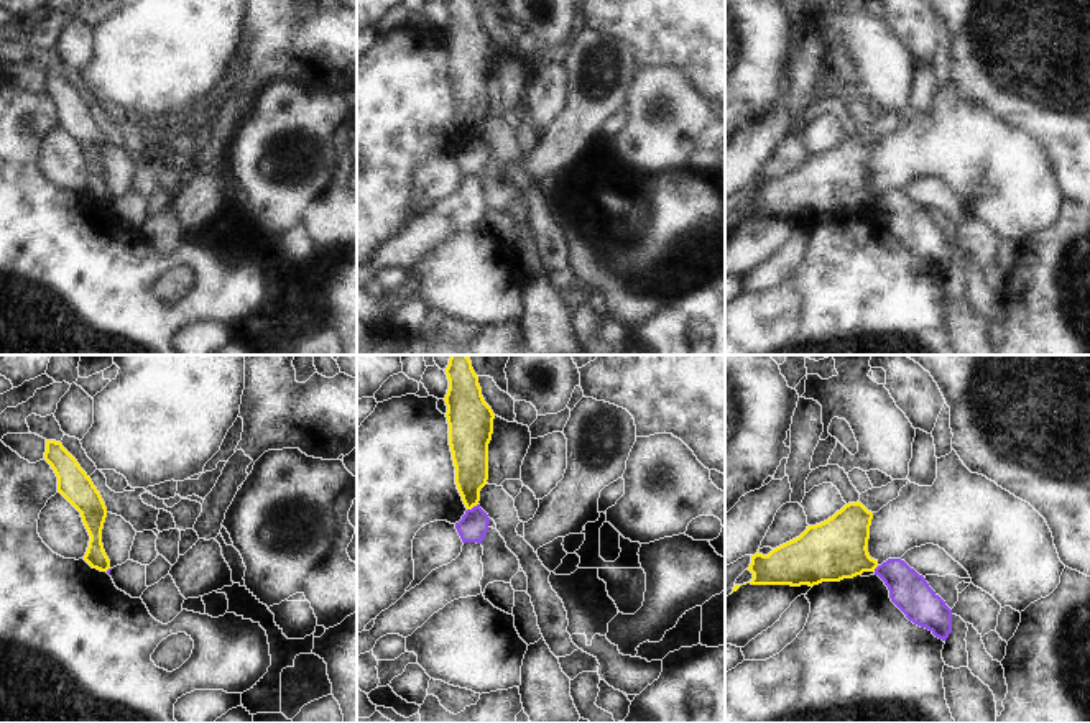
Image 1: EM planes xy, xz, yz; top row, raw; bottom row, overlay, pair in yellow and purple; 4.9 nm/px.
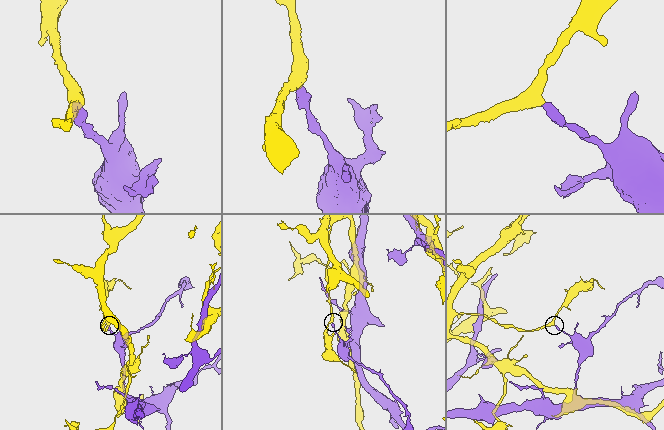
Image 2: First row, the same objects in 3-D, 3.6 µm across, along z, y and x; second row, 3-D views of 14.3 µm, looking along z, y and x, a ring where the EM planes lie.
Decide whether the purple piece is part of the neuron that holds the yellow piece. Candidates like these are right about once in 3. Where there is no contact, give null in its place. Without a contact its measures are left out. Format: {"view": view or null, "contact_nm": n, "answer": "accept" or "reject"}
{"view": "xz", "contact_nm": 70, "answer": "reject"}

